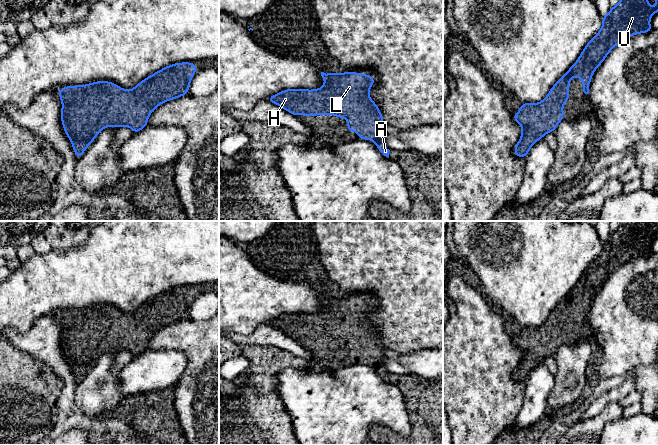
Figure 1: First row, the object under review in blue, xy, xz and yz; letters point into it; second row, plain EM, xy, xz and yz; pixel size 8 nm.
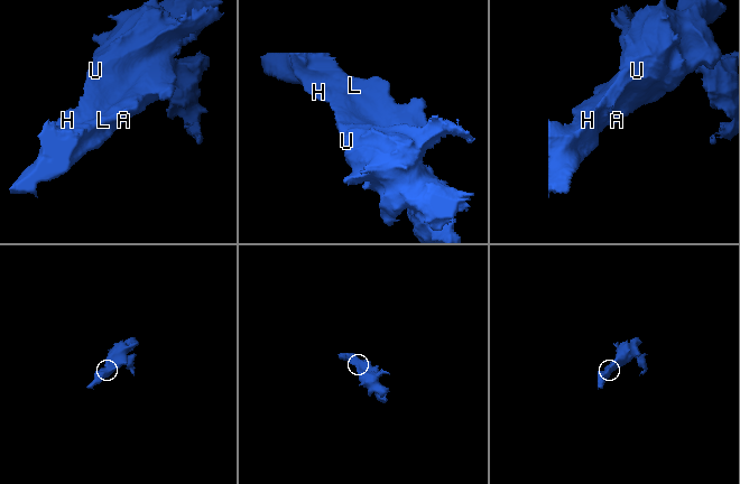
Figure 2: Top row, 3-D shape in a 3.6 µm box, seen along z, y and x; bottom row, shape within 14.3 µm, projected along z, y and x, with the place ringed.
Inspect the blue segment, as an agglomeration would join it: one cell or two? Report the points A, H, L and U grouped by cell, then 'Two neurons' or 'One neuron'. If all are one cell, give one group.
Groups: A H L U. One neuron

